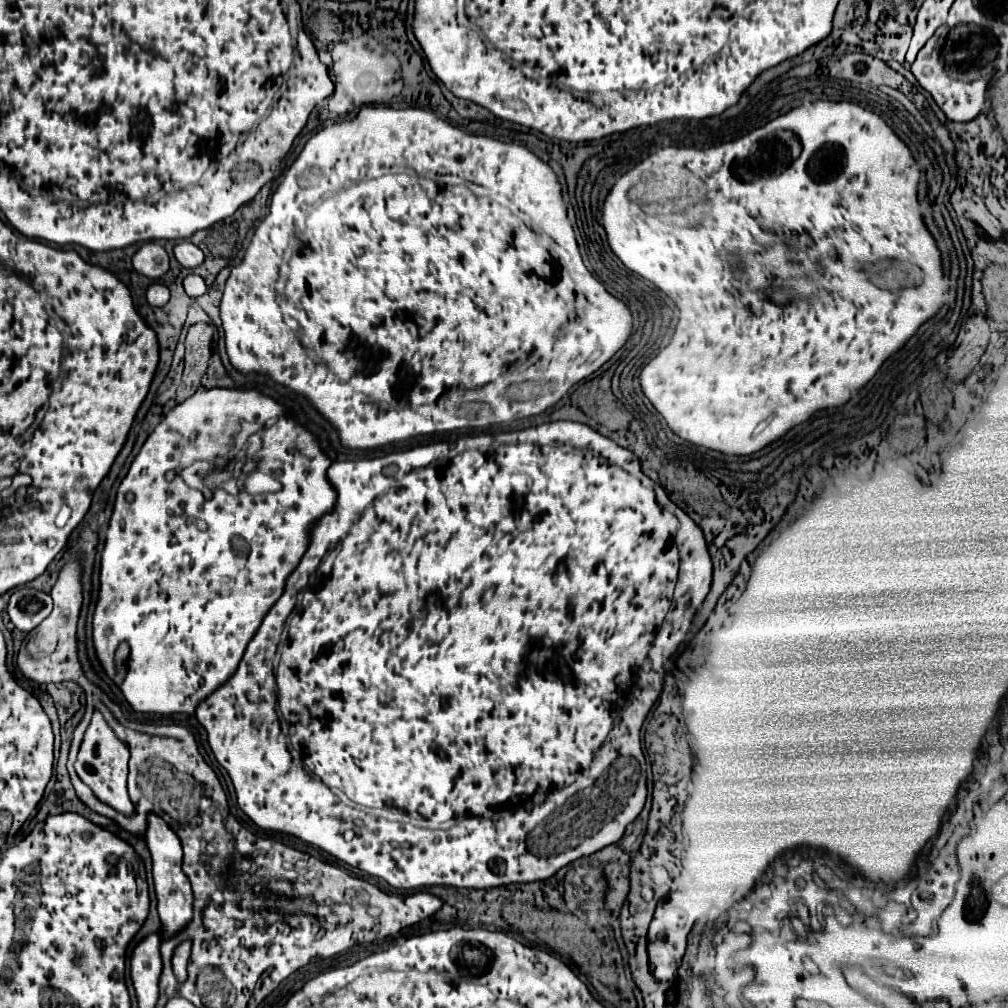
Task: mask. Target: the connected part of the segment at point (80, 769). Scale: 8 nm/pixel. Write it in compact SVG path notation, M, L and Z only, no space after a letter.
M94 710L94 716L92 716L92 720L90 720L86 732L84 732L80 752L78 752L78 758L74 762L74 770L76 770L78 778L94 792L94 796L98 800L102 800L104 804L122 812L124 816L134 814L134 806L132 806L132 802L128 798L128 792L126 792L128 758L130 758L128 746L114 734L114 730L104 720L102 712Z

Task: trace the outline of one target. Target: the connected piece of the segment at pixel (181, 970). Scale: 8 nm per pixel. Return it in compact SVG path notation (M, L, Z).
M190 940L182 942L180 946L176 946L174 956L172 956L172 970L176 974L178 984L184 984L186 980L186 966L188 966L188 958L190 958Z

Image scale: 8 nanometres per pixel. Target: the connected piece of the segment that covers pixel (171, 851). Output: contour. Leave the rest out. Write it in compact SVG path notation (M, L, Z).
M154 814L148 816L146 842L148 842L152 864L154 864L154 886L156 886L162 932L164 936L174 936L180 928L184 928L190 922L190 916L192 916L192 888L186 874L182 872L182 846L174 830L160 816L154 816Z

